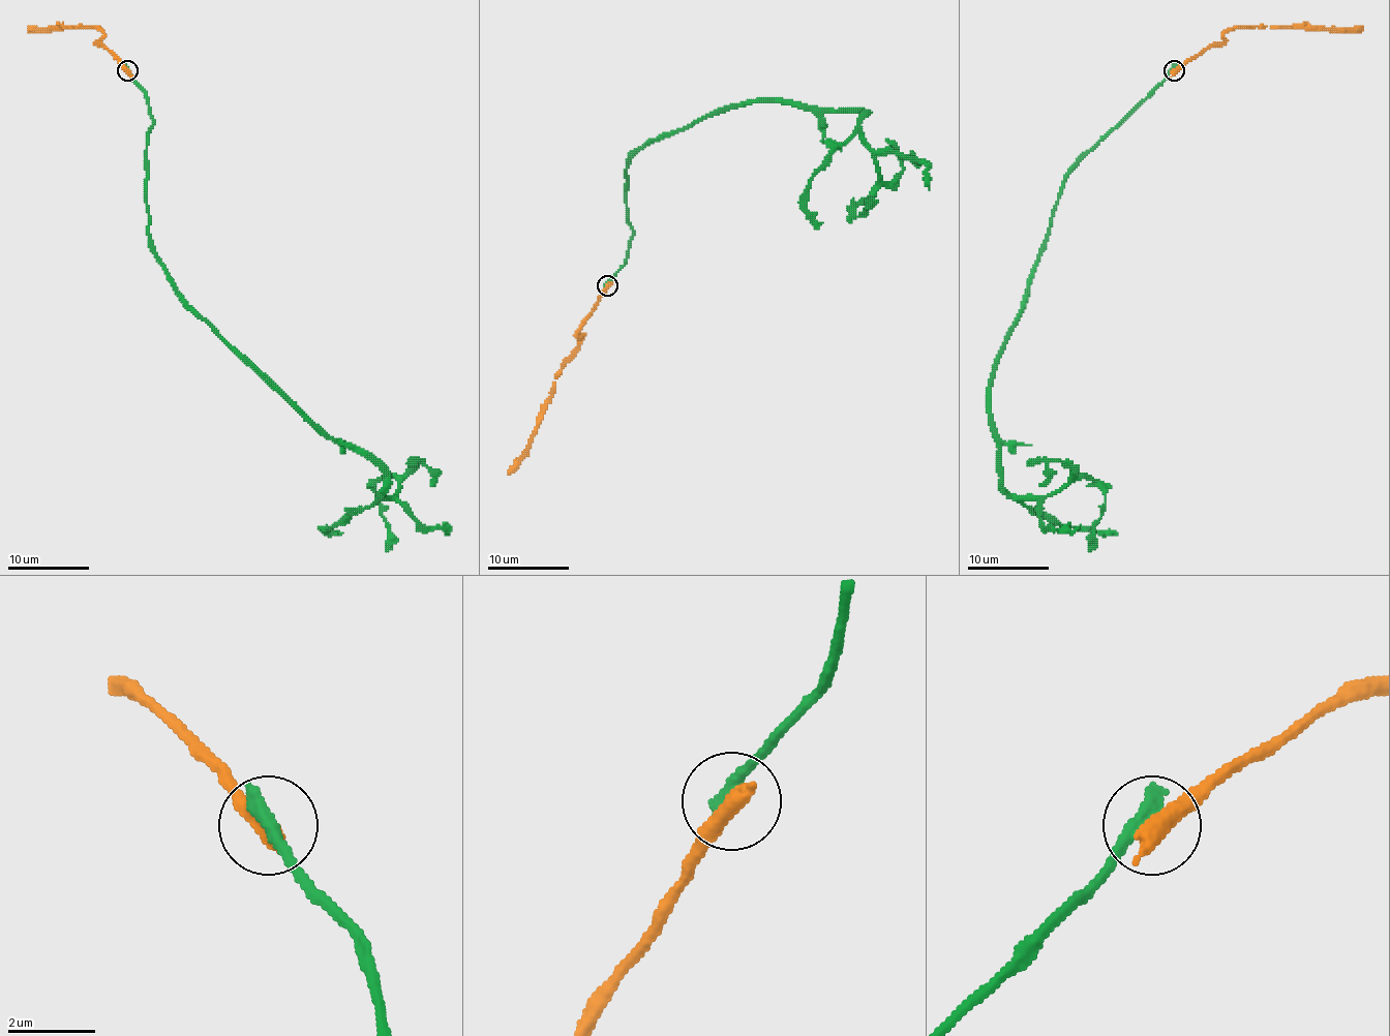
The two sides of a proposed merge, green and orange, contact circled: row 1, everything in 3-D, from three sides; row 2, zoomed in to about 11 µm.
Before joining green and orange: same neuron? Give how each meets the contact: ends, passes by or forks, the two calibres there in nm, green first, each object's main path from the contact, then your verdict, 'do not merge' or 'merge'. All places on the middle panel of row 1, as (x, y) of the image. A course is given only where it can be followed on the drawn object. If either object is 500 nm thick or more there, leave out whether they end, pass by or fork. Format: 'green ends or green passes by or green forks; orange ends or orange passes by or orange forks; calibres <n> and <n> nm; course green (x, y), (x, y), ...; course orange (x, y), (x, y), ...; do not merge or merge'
calibres 420 and 550 nm; course green (608, 284), (632, 235), (629, 161), (743, 104), (862, 110), (878, 188), (857, 216), (866, 200); course orange (608, 286), (579, 333), (583, 335), (577, 352), (554, 377), (554, 392), (539, 417), (529, 452), (508, 474); do not merge

